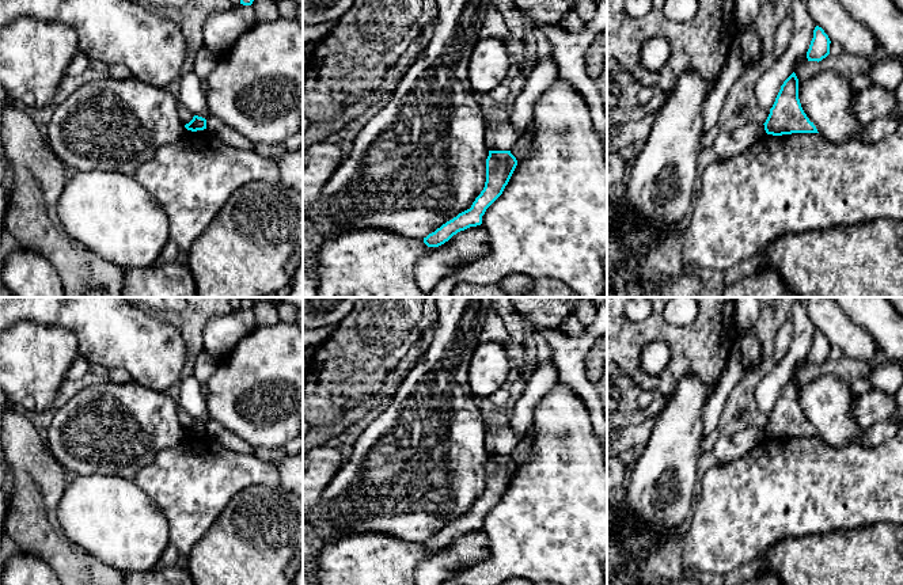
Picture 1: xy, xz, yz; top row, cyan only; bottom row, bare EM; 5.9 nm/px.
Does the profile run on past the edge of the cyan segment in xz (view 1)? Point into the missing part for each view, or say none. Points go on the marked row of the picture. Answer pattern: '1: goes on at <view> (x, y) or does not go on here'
1: does not go on here

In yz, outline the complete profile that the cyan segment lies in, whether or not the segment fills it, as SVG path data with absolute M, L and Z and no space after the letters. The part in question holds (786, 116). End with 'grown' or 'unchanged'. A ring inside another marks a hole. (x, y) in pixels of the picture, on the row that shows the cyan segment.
M794 72L781 86L763 125L766 133L773 136L819 133L801 107L798 99L798 79Z | unchanged

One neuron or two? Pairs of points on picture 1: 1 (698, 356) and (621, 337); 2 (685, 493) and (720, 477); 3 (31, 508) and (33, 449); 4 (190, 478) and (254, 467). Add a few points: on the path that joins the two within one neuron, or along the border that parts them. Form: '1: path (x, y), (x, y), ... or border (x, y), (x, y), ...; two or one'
1: path (679, 340), (670, 334), (640, 335); one
2: border (698, 493), (689, 517); two
3: path (31, 493), (33, 464); one
4: path (207, 475), (238, 471); one

